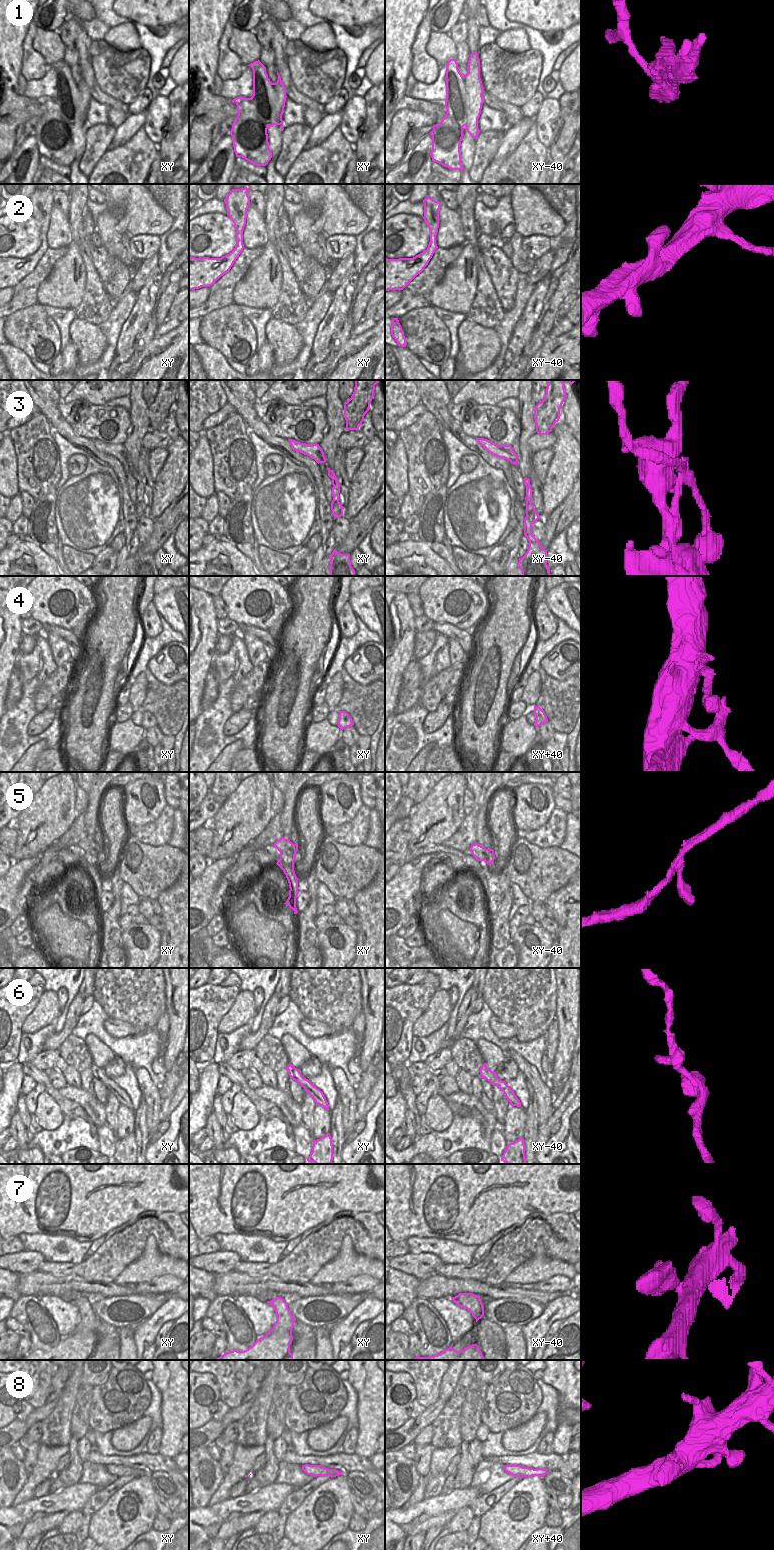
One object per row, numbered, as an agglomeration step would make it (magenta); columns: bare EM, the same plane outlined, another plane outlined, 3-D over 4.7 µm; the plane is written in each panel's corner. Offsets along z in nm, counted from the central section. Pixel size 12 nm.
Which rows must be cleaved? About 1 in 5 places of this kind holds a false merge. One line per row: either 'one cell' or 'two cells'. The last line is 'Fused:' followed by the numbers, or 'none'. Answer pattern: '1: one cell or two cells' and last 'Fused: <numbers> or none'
1: two cells
2: one cell
3: two cells
4: one cell
5: one cell
6: one cell
7: one cell
8: one cell
Fused: 1, 3

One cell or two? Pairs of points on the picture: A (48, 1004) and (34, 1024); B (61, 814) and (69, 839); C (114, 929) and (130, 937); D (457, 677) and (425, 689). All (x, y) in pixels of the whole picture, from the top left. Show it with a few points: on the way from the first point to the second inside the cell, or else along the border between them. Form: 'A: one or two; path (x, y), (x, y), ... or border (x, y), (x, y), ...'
A: one; path (47, 1009), (38, 1019)
B: two; border (77, 814), (71, 826), (53, 843)
C: two; border (122, 928), (119, 945)
D: one; path (449, 677), (433, 689)

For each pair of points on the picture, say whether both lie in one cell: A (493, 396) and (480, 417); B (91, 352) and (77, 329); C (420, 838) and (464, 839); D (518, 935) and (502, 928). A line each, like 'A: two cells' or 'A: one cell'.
A: two cells
B: one cell
C: two cells
D: two cells

